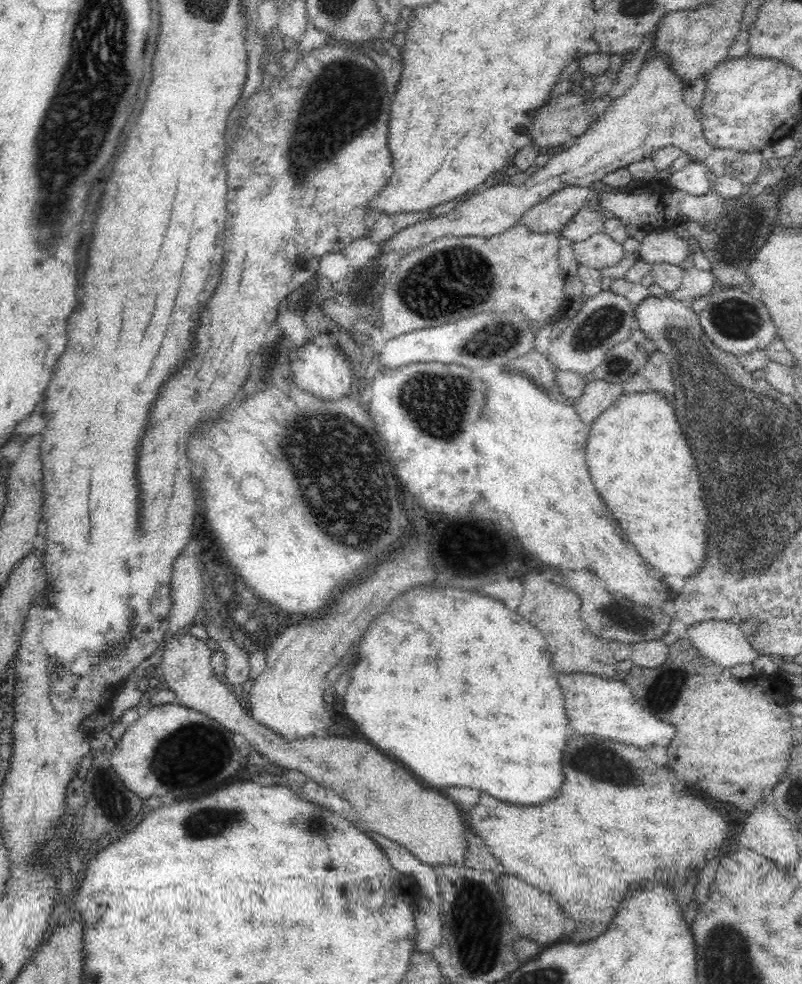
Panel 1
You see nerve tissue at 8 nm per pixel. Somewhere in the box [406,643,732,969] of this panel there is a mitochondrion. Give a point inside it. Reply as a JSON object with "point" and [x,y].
{"point":[591,758]}

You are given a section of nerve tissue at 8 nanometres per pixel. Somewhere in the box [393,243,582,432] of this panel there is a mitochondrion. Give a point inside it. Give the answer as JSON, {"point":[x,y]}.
{"point":[495,340]}

